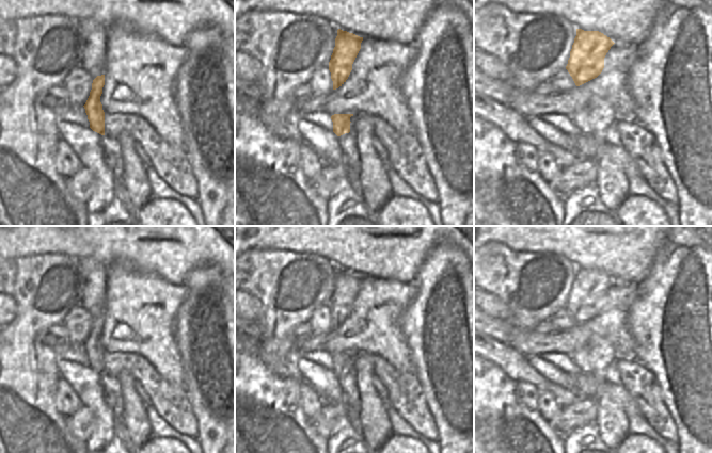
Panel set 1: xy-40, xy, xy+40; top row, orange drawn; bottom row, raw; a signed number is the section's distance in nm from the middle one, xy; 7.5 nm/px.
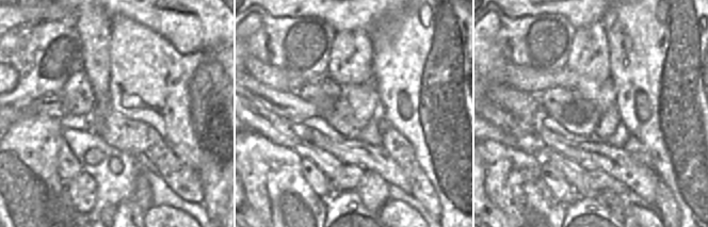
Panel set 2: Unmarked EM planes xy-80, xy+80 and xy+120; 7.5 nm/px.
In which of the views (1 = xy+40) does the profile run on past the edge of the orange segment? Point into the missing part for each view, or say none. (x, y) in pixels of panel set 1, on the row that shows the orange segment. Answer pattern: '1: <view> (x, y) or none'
1: none

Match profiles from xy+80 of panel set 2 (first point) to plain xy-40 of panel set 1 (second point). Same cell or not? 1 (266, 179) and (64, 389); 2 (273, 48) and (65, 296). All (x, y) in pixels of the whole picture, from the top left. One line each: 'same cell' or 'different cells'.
1: different cells
2: same cell

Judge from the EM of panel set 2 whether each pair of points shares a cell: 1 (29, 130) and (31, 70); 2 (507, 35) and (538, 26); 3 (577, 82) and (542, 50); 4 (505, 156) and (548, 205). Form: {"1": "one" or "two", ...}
{"1": "one", "2": "one", "3": "two", "4": "one"}

